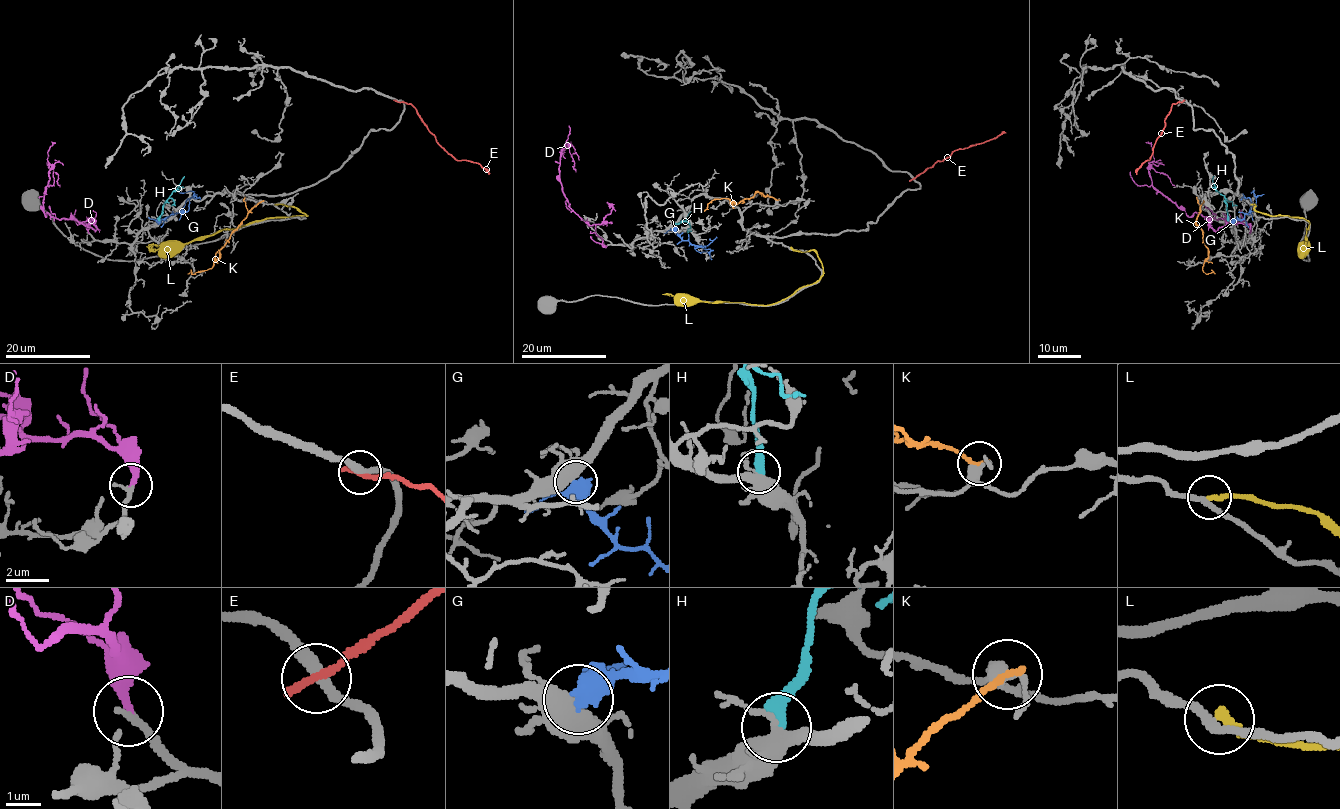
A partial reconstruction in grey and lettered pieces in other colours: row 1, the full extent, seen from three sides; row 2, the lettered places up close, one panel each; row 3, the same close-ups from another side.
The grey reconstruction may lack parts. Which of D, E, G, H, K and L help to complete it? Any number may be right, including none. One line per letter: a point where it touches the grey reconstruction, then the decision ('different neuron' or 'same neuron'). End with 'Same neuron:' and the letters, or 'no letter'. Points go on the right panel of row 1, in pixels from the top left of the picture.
D: contact (1249, 232); same neuron
E: contact (1183, 101); different neuron
G: contact (1231, 222); different neuron
H: contact (1228, 220); different neuron
K: contact (1204, 201); different neuron
L: contact (1252, 204); different neuron
Same neuron: D

